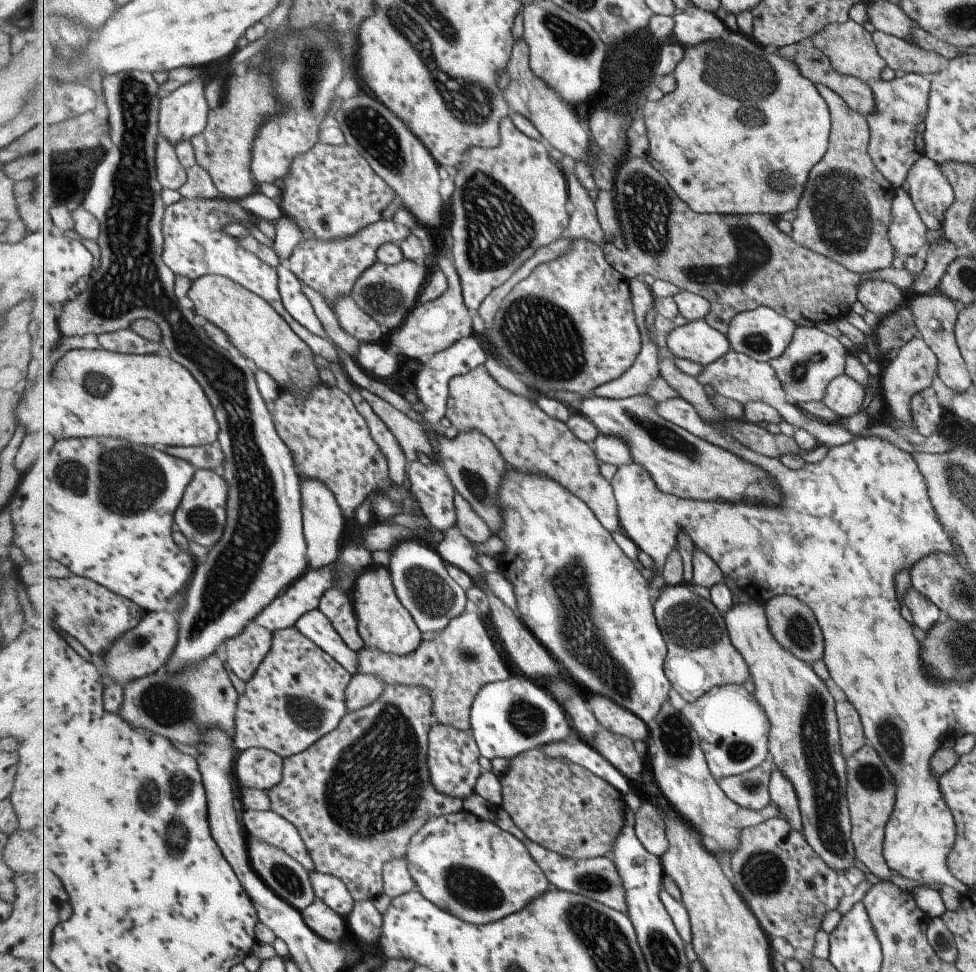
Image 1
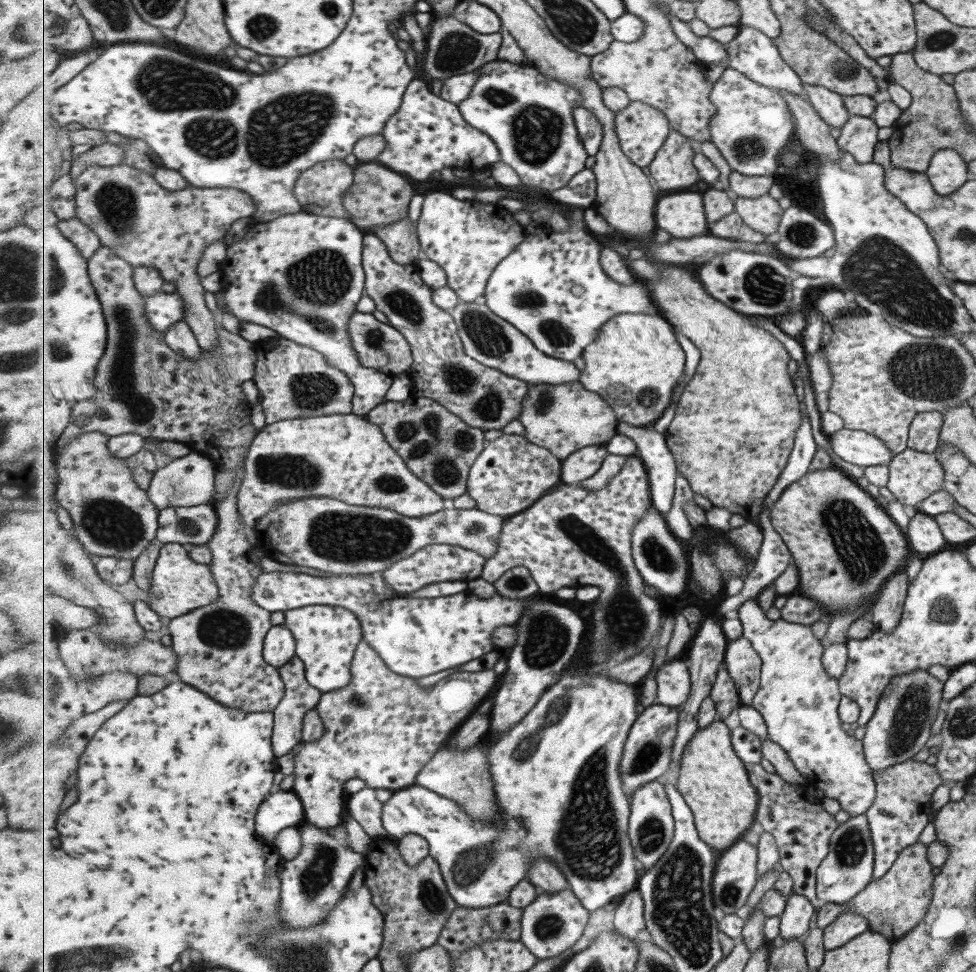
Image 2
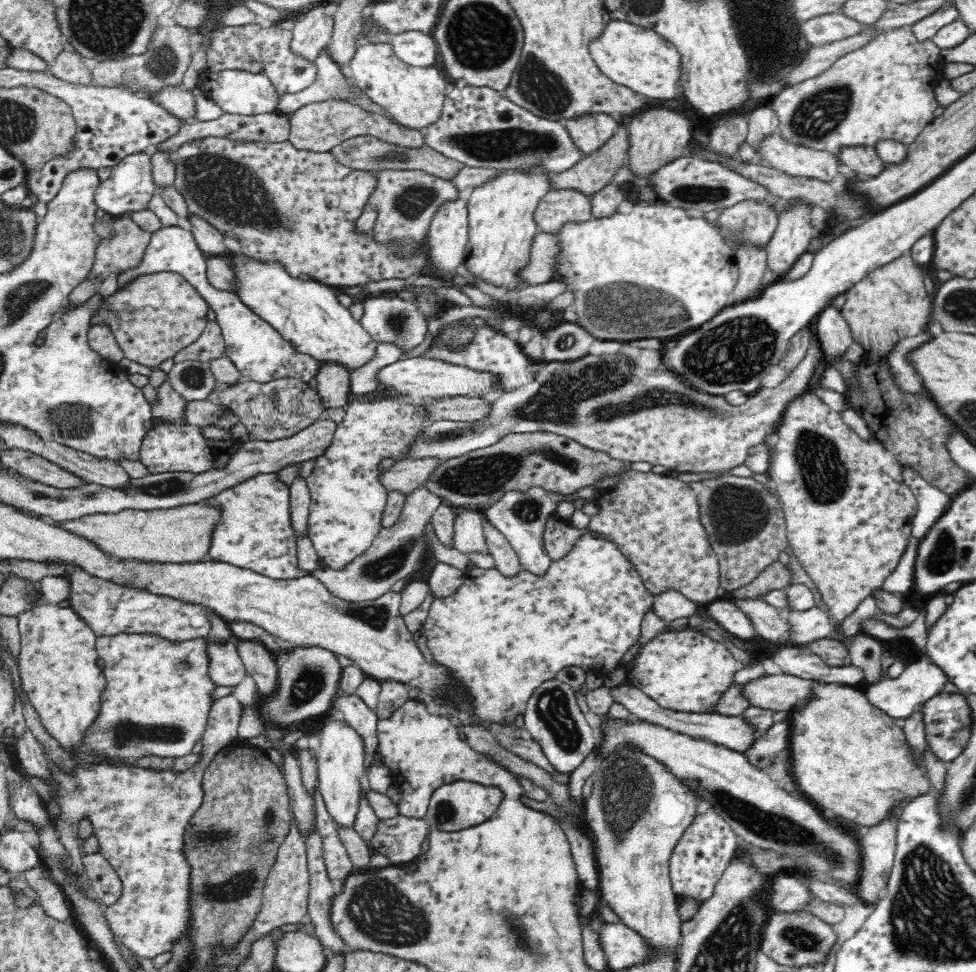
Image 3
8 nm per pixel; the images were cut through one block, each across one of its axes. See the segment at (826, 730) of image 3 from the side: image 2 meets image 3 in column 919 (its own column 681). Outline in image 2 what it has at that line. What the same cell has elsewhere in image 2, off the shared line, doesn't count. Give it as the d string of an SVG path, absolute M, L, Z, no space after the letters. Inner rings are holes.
M715 719L707 727L699 729L685 749L676 787L684 795L689 806L692 807L700 837L713 846L718 853L737 843L743 836L743 832L752 828L753 818L757 816L759 808L757 793L759 792L752 783L751 772L752 769L748 764L743 763L740 755L733 748L732 730L729 730L729 726L724 724L722 720Z

